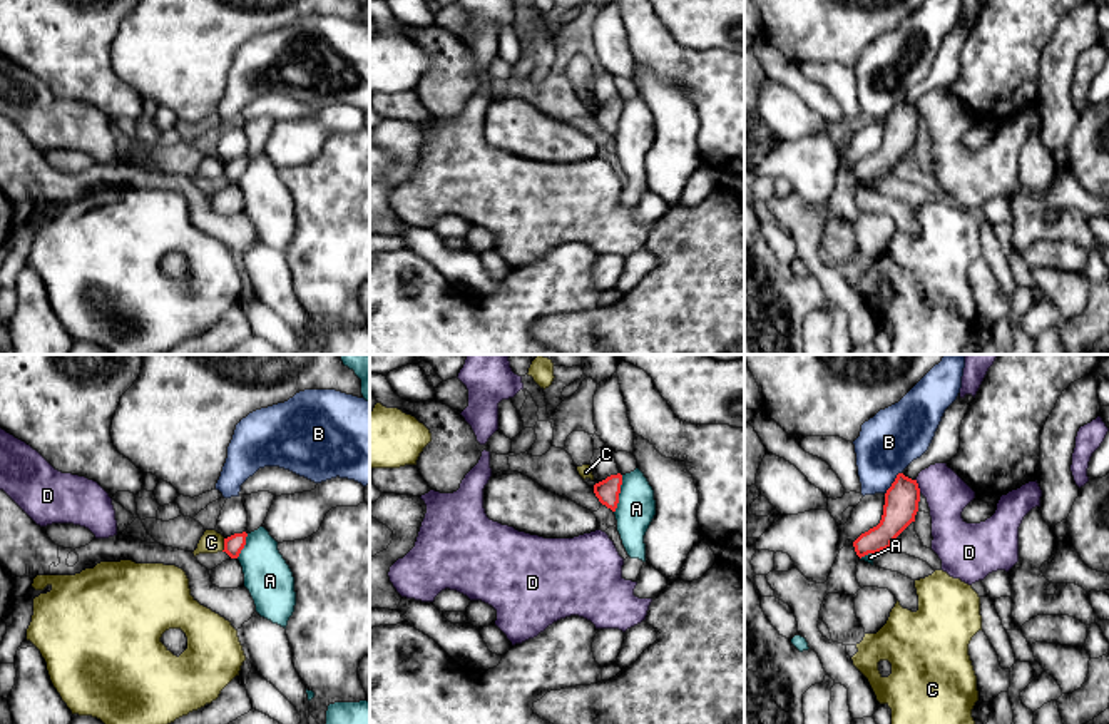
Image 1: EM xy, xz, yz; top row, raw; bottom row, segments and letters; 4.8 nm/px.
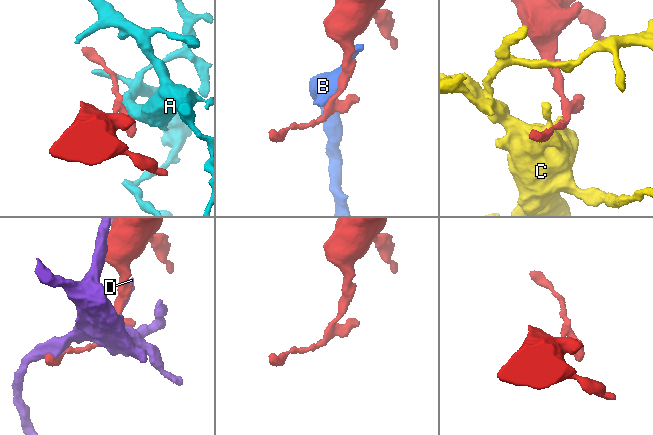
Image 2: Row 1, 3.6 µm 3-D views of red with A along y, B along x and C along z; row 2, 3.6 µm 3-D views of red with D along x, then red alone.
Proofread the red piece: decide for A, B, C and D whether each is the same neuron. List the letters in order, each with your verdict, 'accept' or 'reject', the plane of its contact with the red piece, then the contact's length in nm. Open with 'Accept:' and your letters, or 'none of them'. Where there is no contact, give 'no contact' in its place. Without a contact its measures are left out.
Accept: none of them
A: reject; meets red in xz; contact 190 nm long
B: reject; meets red in yz; contact 130 nm long
C: reject; meets red in xy; contact 70 nm long
D: reject; meets red in yz; contact 80 nm long

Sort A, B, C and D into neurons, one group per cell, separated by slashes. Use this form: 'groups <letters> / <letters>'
groups A / B / C / D

